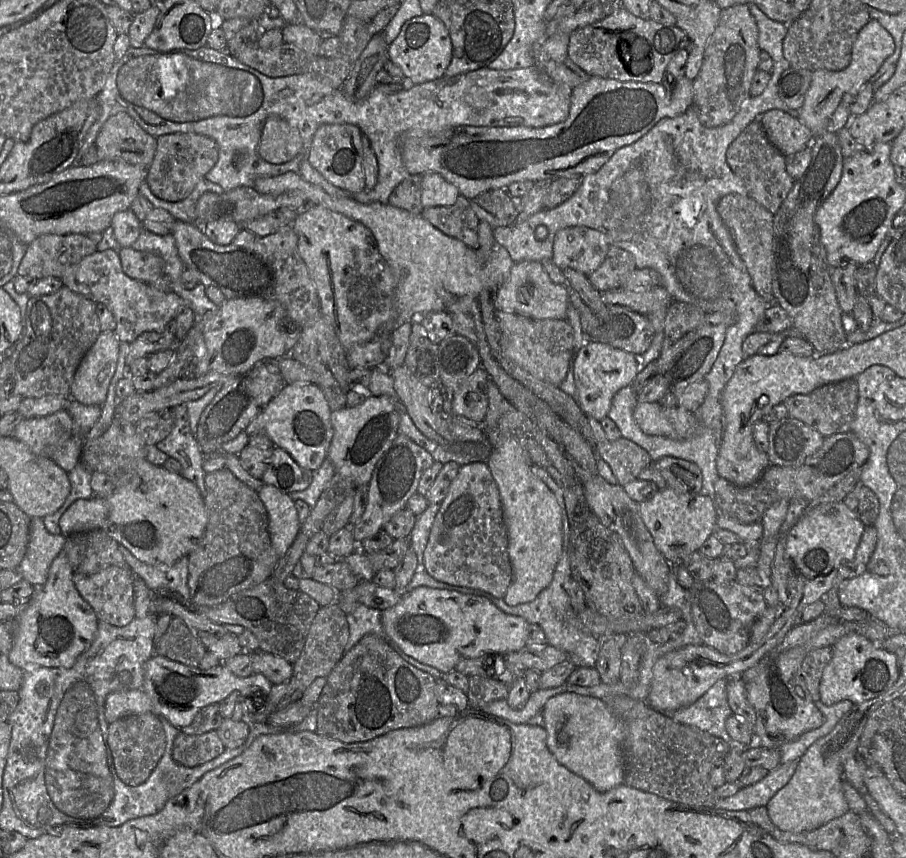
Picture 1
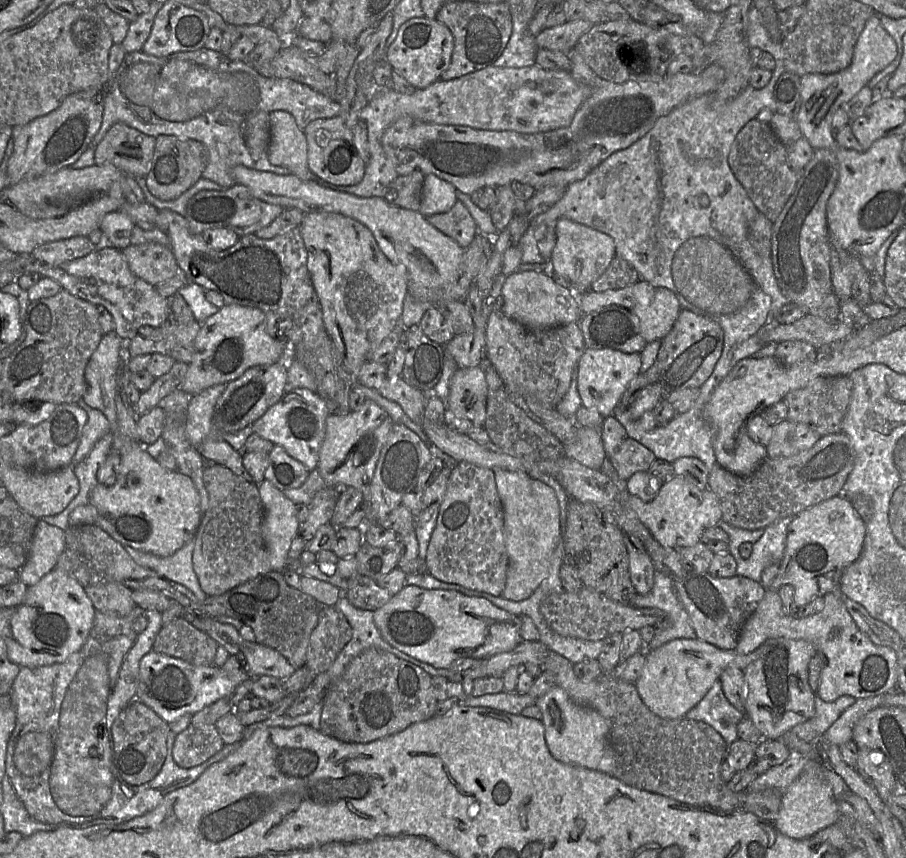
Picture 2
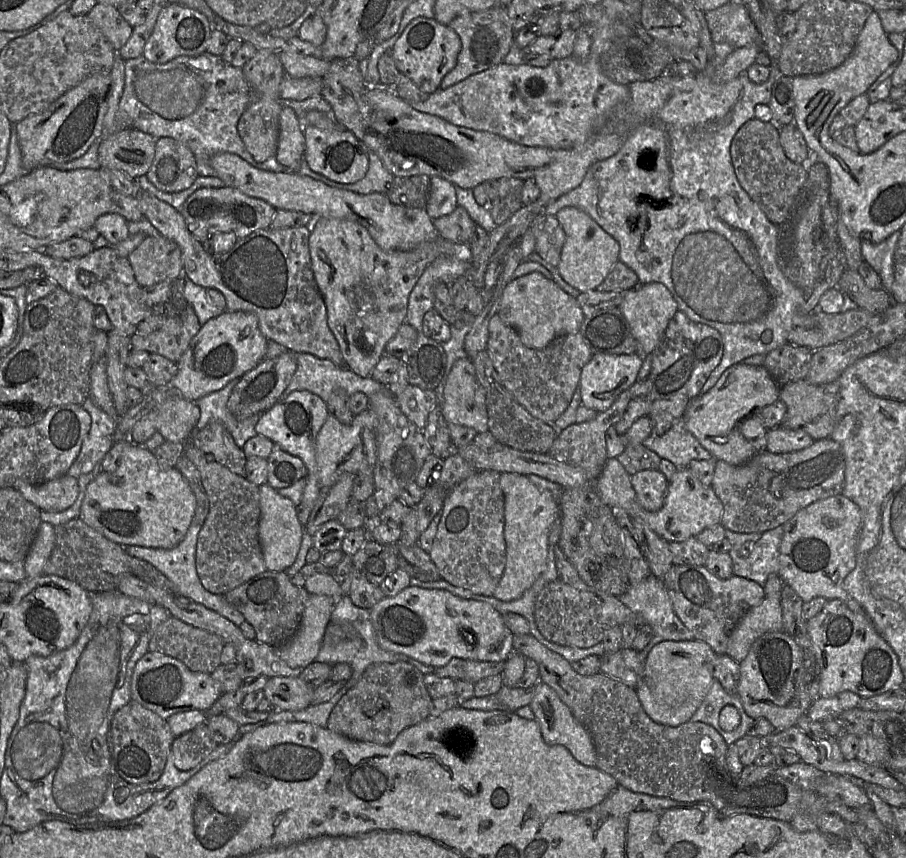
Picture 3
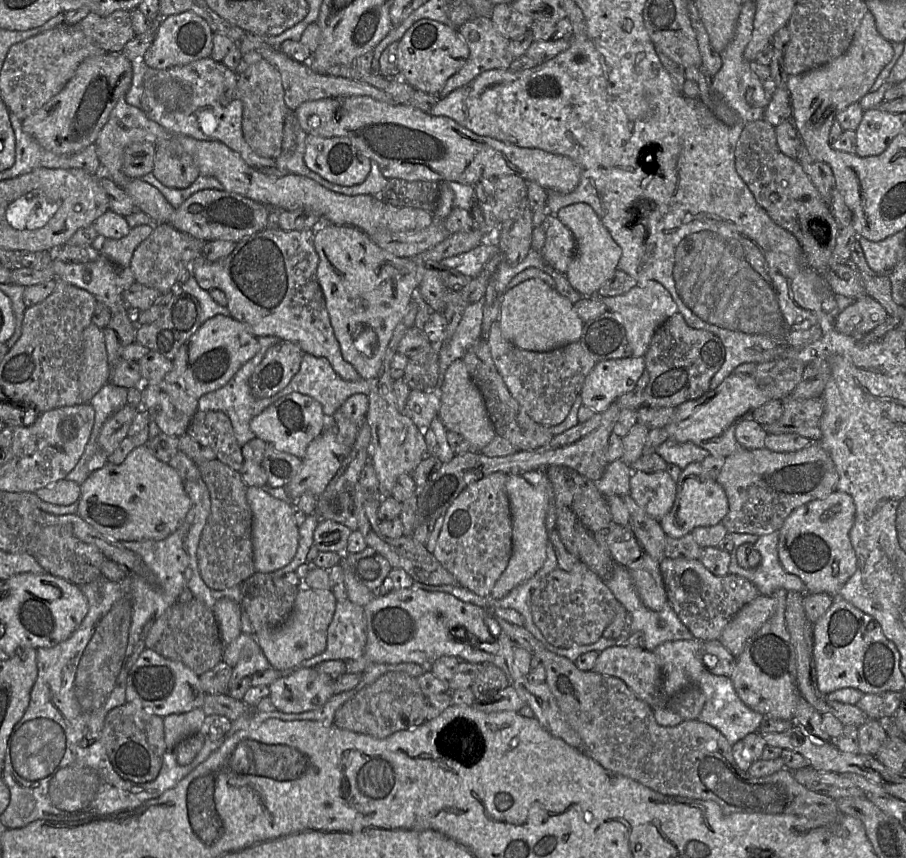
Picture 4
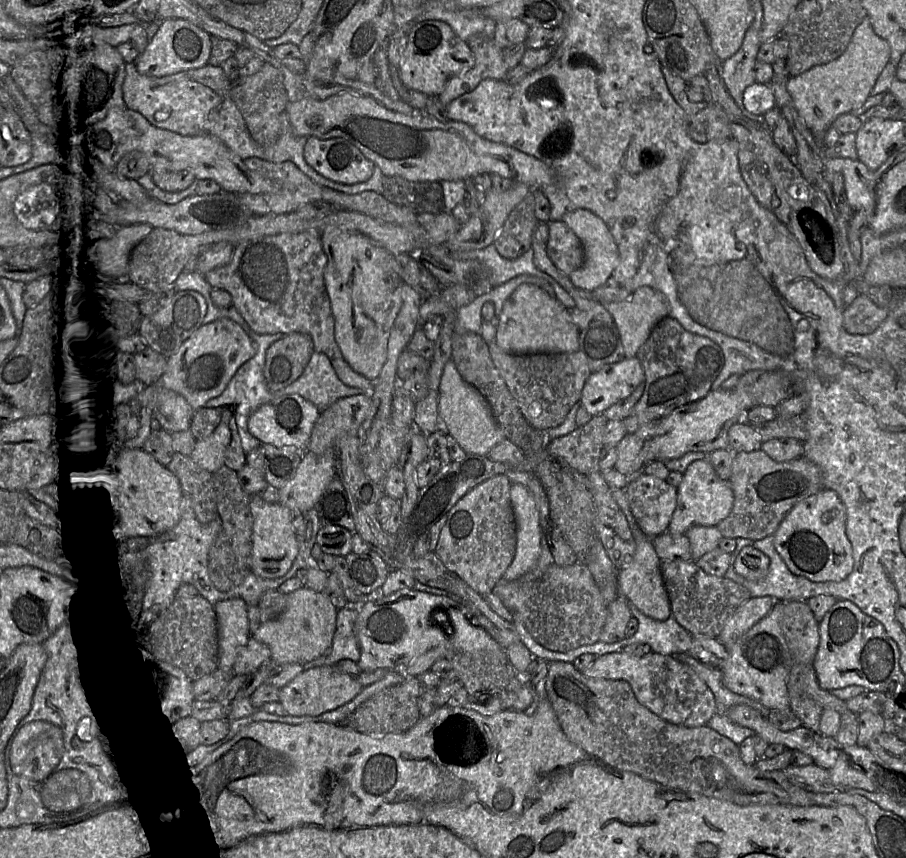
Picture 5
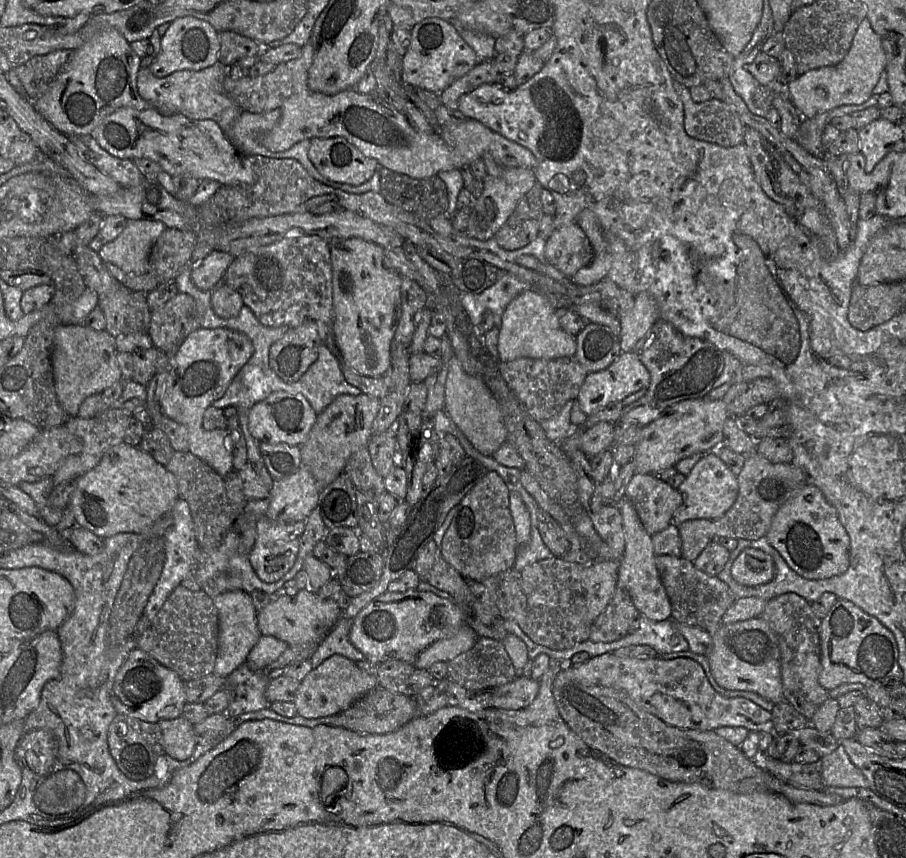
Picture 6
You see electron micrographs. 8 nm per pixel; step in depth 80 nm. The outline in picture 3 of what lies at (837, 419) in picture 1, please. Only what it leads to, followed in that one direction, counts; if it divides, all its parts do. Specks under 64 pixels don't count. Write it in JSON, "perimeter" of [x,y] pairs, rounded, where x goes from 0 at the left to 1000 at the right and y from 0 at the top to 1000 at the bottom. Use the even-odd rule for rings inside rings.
{"perimeter":[[[890,442],[873,445],[862,451],[861,463],[869,480],[862,497],[874,501],[885,501],[893,506],[898,514],[917,508],[923,492],[924,471],[927,462],[925,443],[913,448],[898,449]]]}

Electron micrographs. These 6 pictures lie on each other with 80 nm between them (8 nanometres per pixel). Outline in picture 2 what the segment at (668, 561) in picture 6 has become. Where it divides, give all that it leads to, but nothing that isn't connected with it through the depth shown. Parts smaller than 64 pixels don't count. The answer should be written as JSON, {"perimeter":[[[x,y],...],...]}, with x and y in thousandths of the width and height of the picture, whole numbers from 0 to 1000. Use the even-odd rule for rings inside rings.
{"perimeter":[[[758,666],[753,675],[744,677],[744,686],[769,744],[797,758],[811,758],[822,724],[833,712],[847,688],[838,678],[823,672],[790,674],[781,666]]]}

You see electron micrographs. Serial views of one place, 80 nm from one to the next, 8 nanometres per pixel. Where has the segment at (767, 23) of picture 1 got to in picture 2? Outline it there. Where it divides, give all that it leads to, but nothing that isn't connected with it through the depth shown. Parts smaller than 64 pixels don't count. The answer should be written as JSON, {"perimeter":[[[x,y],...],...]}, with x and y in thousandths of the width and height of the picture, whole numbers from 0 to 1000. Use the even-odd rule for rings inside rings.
{"perimeter":[[[831,6],[825,15],[825,27],[822,34],[825,51],[828,56],[836,56],[848,61],[855,71],[852,89],[849,94],[858,94],[860,89],[866,83],[865,66],[862,50],[853,48],[841,23],[840,15]]]}

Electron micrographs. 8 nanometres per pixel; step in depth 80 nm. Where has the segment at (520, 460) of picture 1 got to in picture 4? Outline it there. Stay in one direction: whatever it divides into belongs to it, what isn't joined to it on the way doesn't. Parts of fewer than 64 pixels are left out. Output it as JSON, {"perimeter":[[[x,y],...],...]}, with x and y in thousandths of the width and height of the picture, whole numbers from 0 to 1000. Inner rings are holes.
{"perimeter":[[[561,552],[558,571],[565,601],[565,645],[561,659],[546,679],[542,696],[556,697],[564,688],[585,675],[599,659],[606,631],[602,606],[605,594],[603,576],[581,561],[575,552]]]}

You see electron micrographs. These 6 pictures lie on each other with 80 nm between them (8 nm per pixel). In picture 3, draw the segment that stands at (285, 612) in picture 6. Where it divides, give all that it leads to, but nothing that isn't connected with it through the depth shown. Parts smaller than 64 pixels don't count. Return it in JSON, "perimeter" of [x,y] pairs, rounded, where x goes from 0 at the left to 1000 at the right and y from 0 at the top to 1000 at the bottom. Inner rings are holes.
{"perimeter":[[[341,693],[331,730],[325,741],[305,755],[307,765],[322,780],[345,773],[364,726],[370,699],[360,693]]]}

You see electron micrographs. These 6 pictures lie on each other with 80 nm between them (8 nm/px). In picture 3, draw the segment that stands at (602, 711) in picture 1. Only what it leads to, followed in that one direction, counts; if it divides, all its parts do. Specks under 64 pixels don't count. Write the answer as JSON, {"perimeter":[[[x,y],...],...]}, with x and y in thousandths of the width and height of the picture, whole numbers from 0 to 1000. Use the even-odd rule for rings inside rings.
{"perimeter":[[[597,794],[589,800],[592,801],[591,810],[584,822],[596,845],[600,864],[606,868],[625,871],[638,888],[646,893],[657,894],[659,879],[649,851],[634,836],[610,802]]]}

